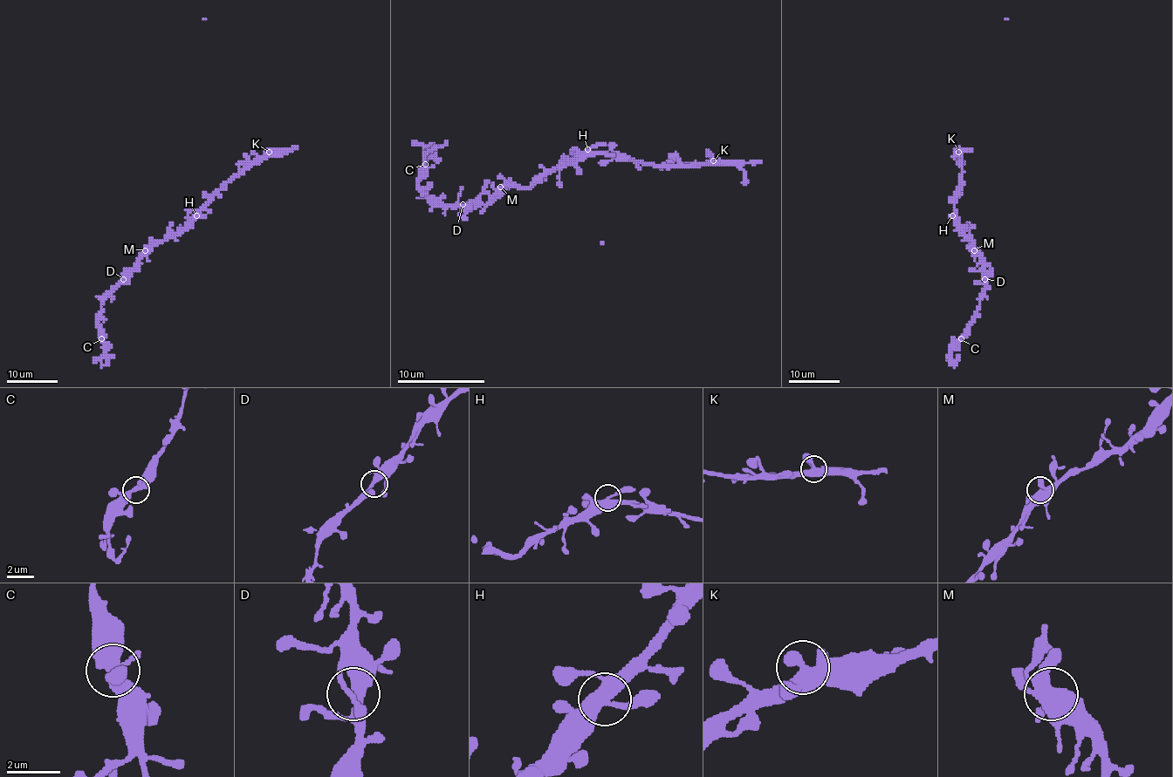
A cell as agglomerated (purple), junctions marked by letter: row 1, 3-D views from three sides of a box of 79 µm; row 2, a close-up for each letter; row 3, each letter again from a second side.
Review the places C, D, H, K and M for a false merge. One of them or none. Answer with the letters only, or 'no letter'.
no letter

